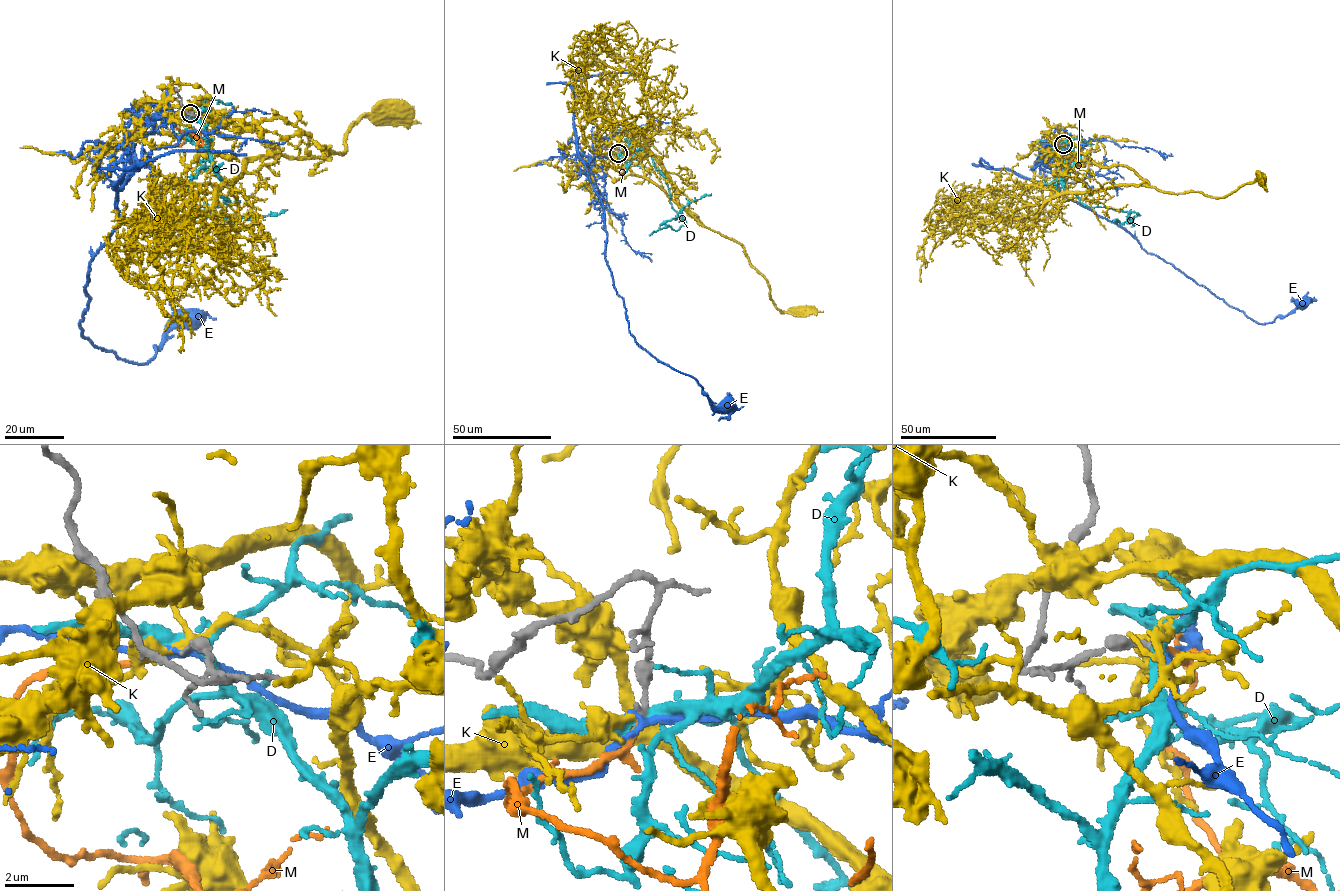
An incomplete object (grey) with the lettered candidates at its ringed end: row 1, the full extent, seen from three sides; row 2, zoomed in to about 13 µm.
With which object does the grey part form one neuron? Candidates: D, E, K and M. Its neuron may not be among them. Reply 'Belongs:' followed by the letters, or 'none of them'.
Belongs: M

